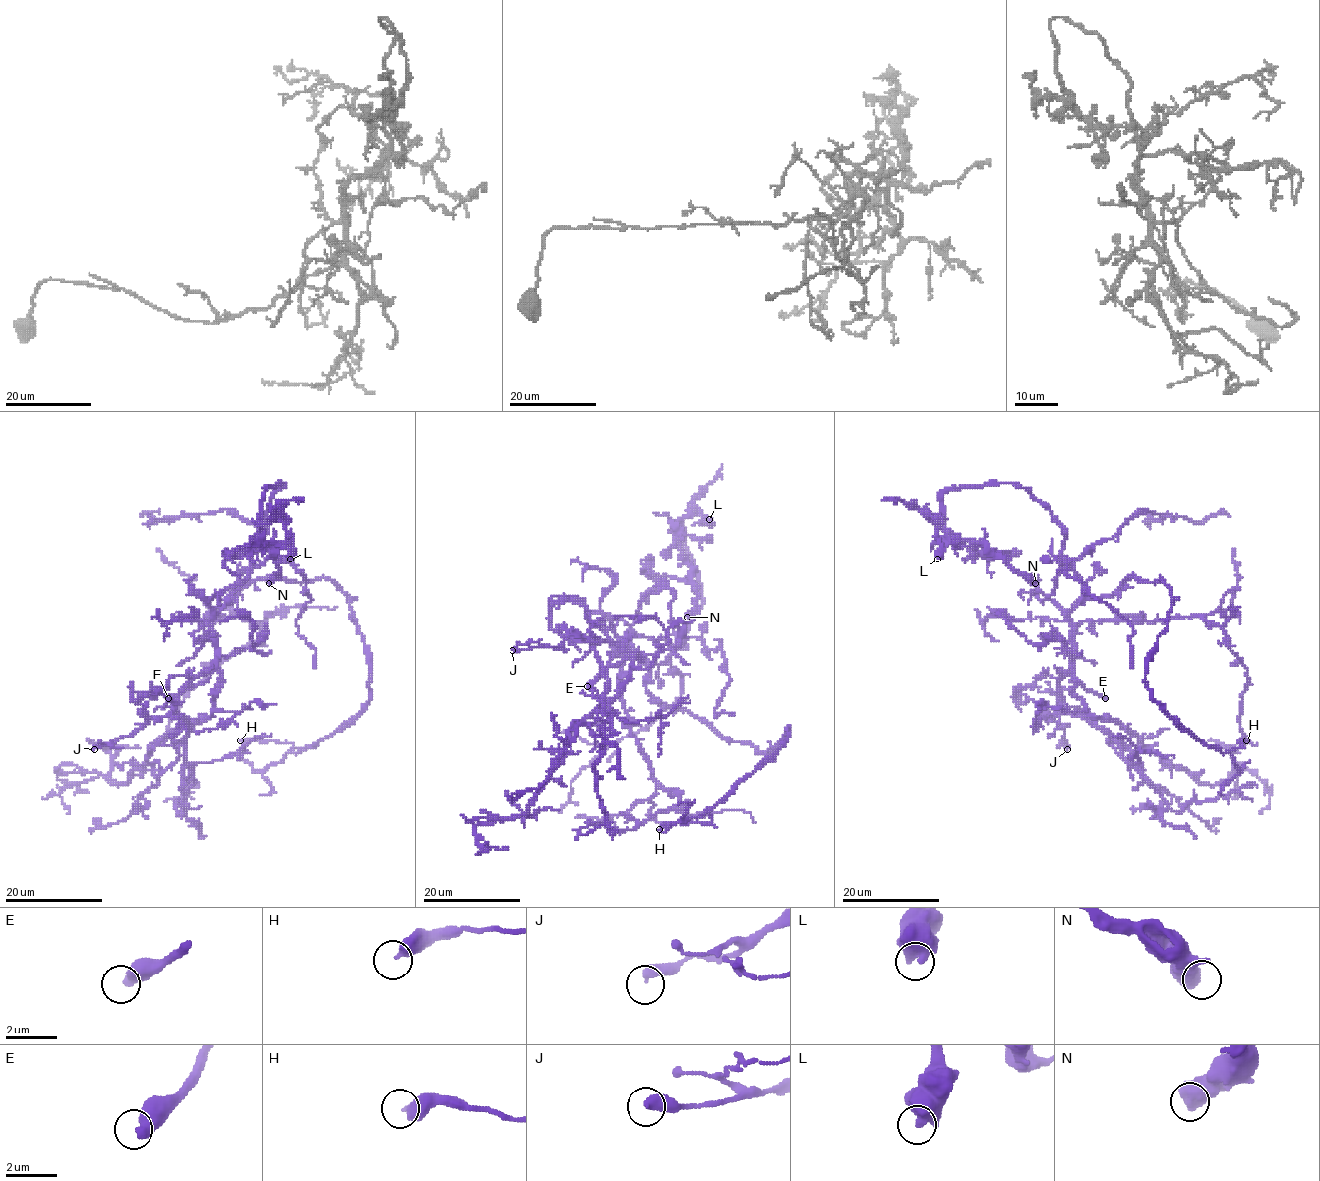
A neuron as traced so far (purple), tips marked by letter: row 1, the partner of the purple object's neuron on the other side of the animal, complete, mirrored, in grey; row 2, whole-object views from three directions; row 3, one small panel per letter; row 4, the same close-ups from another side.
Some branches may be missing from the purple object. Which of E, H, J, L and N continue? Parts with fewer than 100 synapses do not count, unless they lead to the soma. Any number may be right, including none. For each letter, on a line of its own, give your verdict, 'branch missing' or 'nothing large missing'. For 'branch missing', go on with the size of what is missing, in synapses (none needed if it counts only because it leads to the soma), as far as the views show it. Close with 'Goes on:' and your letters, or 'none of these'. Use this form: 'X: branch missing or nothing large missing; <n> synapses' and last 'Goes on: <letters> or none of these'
E: branch missing
H: nothing large missing
J: nothing large missing
L: nothing large missing
N: nothing large missing
Goes on: E

